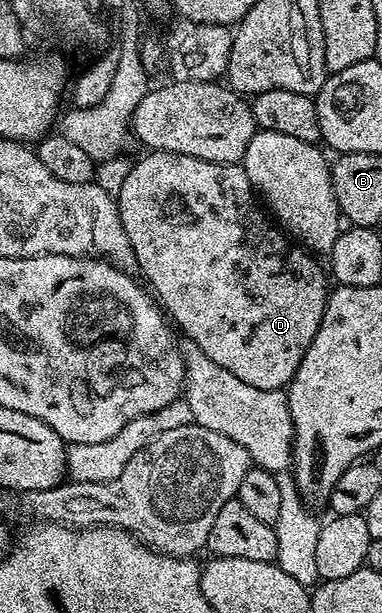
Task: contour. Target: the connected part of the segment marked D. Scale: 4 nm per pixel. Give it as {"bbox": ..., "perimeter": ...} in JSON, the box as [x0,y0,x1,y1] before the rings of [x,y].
{"bbox":[116,151,328,390],"perimeter":[[[150,151],[145,155],[147,157],[140,158],[138,162],[135,160],[131,164],[127,179],[120,187],[116,200],[120,211],[120,223],[124,223],[128,243],[132,243],[137,268],[139,270],[142,268],[143,275],[150,280],[149,288],[152,290],[153,296],[164,310],[167,318],[180,330],[180,333],[180,328],[182,328],[181,336],[185,340],[196,343],[196,347],[200,347],[200,351],[204,351],[204,355],[208,355],[208,359],[212,359],[212,363],[220,363],[220,367],[224,367],[224,371],[232,371],[232,375],[236,375],[236,379],[241,379],[243,383],[248,383],[252,387],[285,390],[300,367],[300,359],[304,359],[308,347],[312,347],[312,339],[316,339],[316,331],[320,328],[320,319],[324,315],[328,296],[327,274],[324,269],[324,274],[322,274],[321,267],[313,261],[315,258],[305,248],[299,247],[281,228],[272,224],[271,218],[264,212],[263,206],[256,196],[256,190],[251,185],[241,164],[221,165],[204,159],[196,159],[192,155],[161,151]]]}

